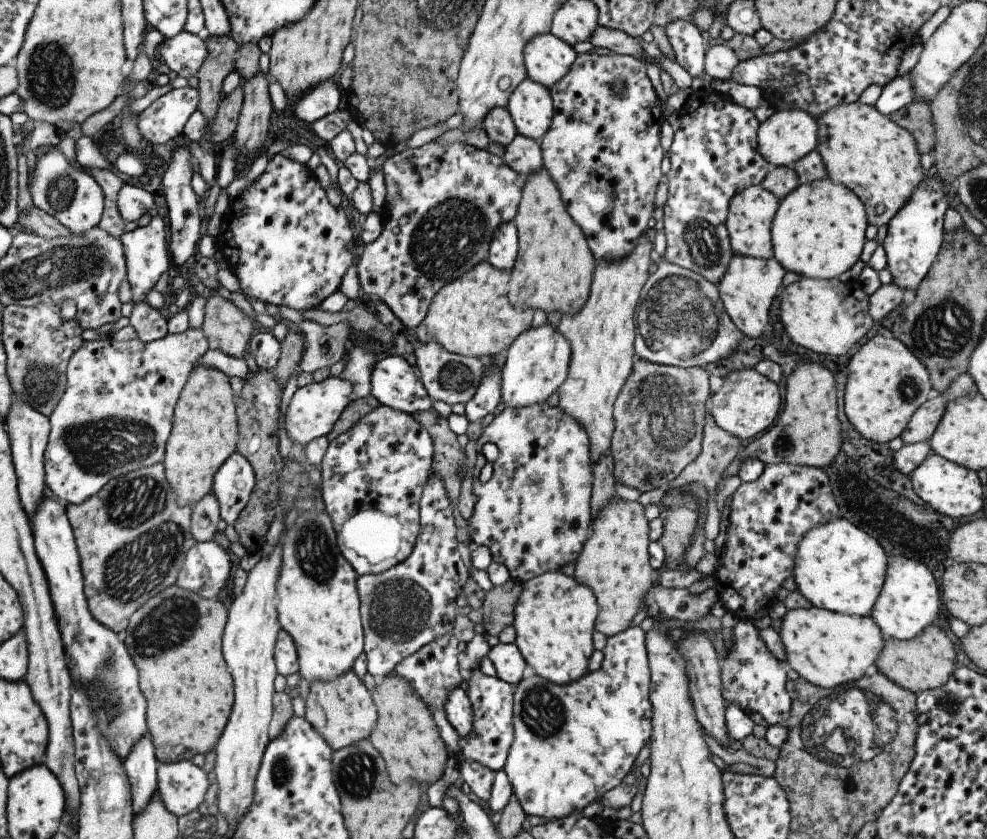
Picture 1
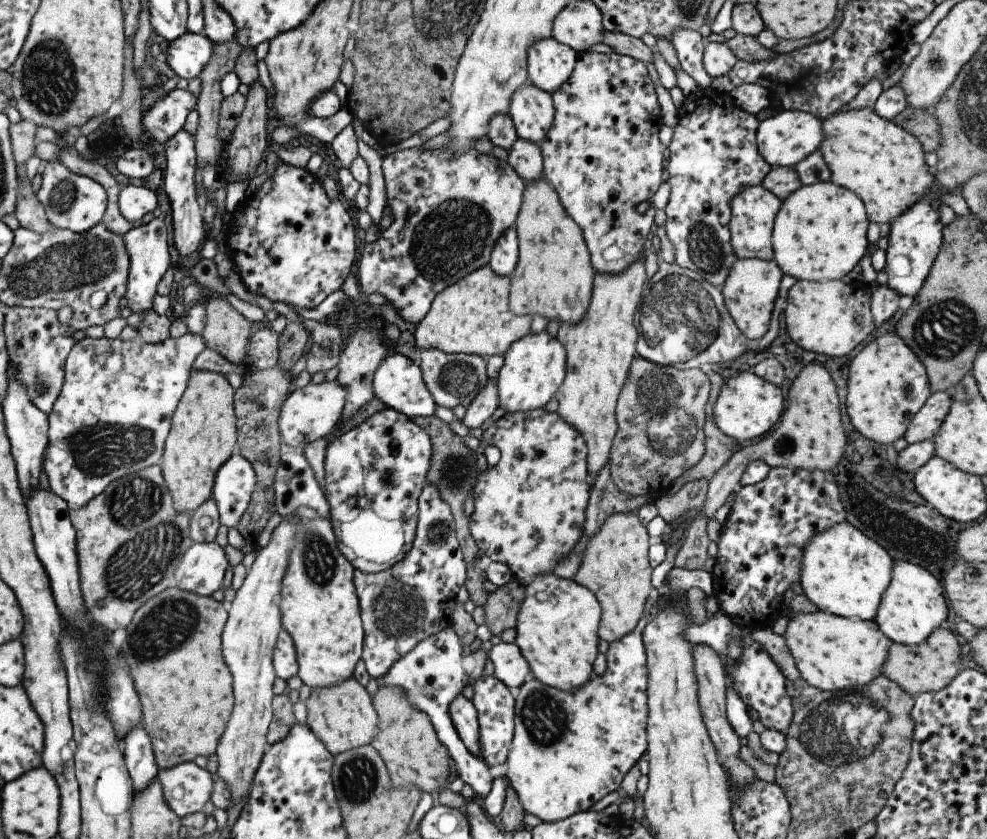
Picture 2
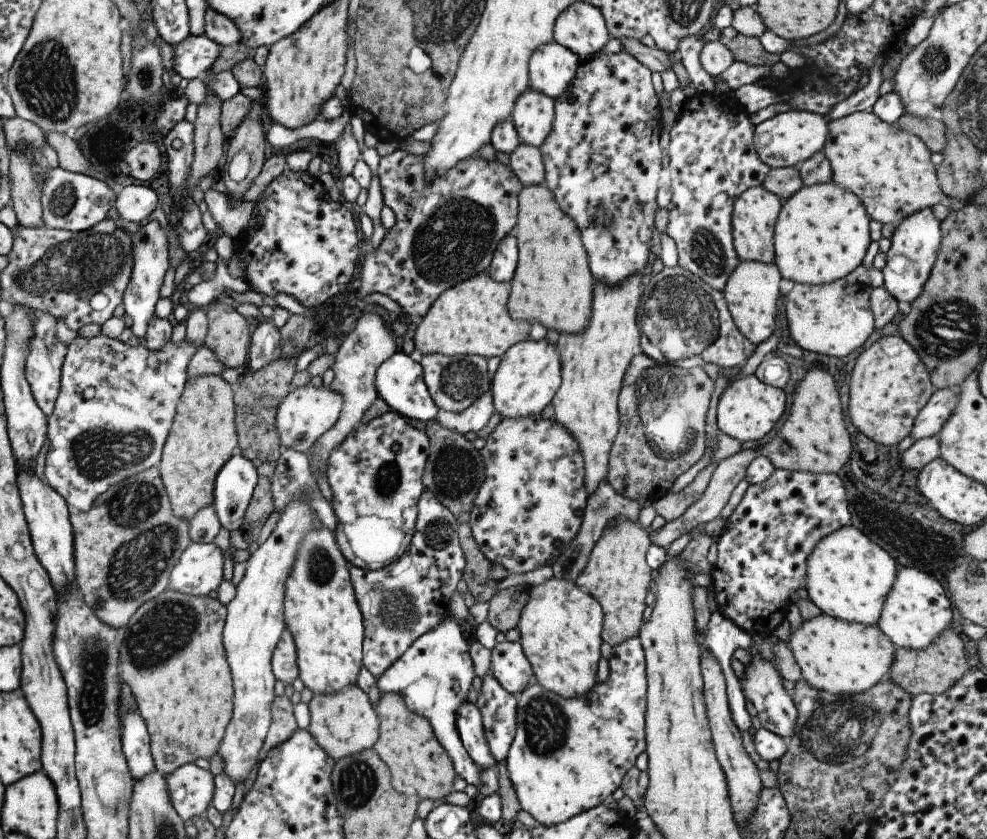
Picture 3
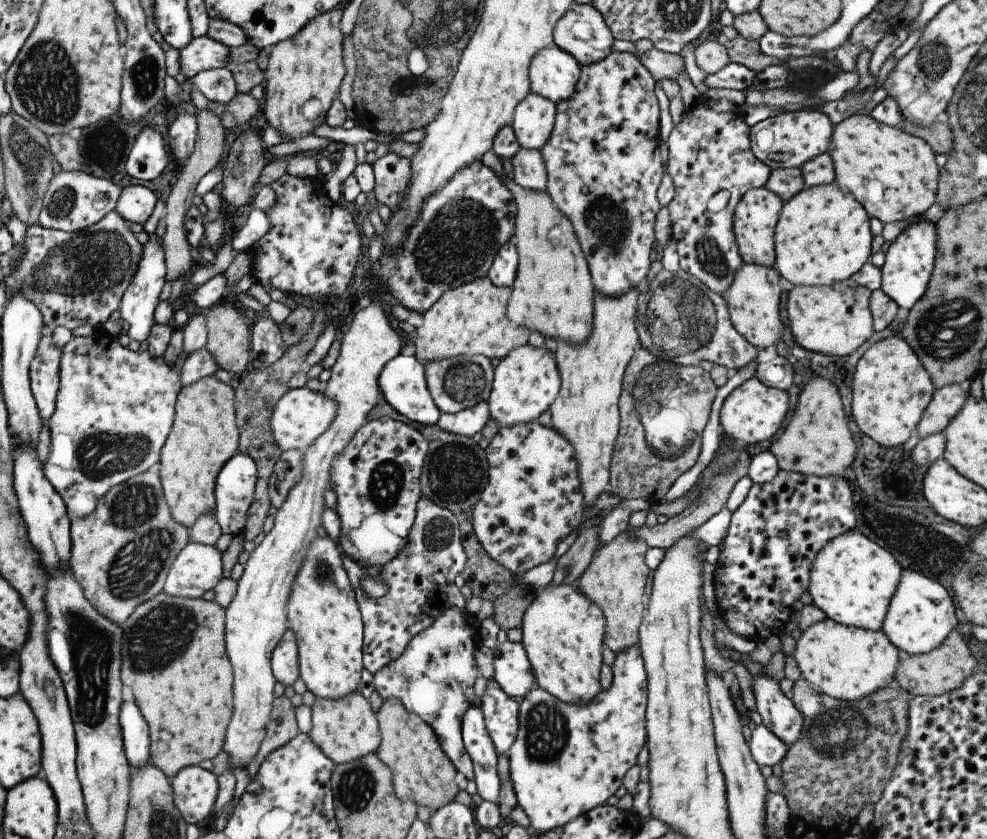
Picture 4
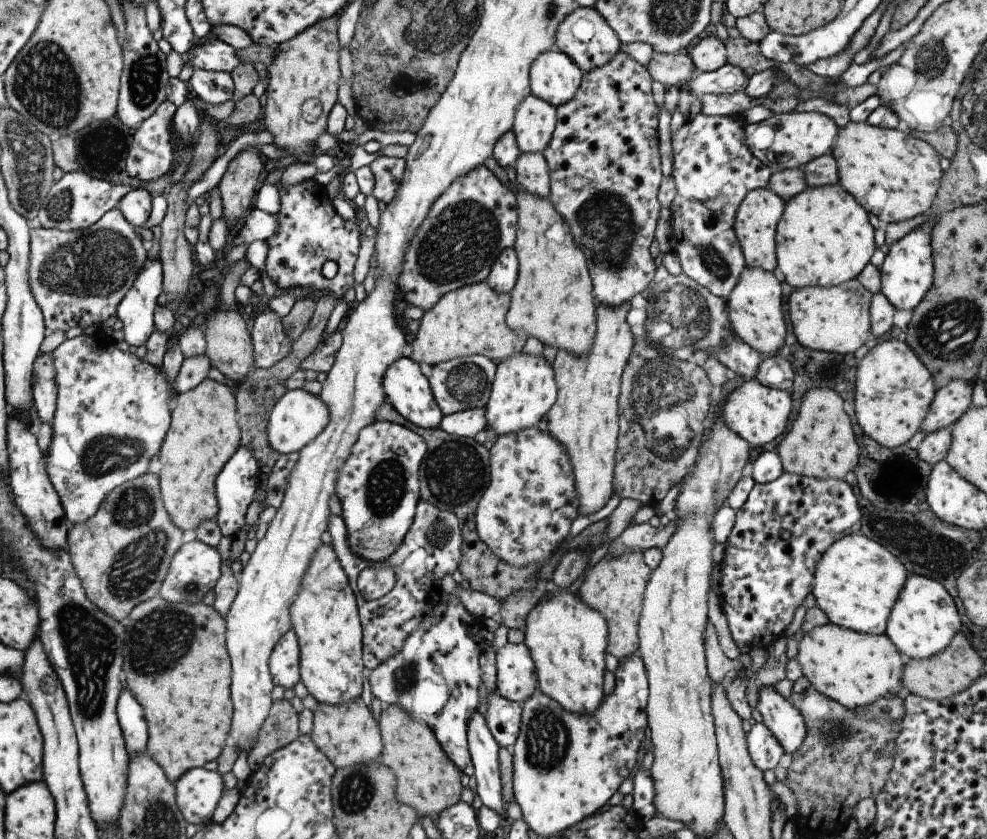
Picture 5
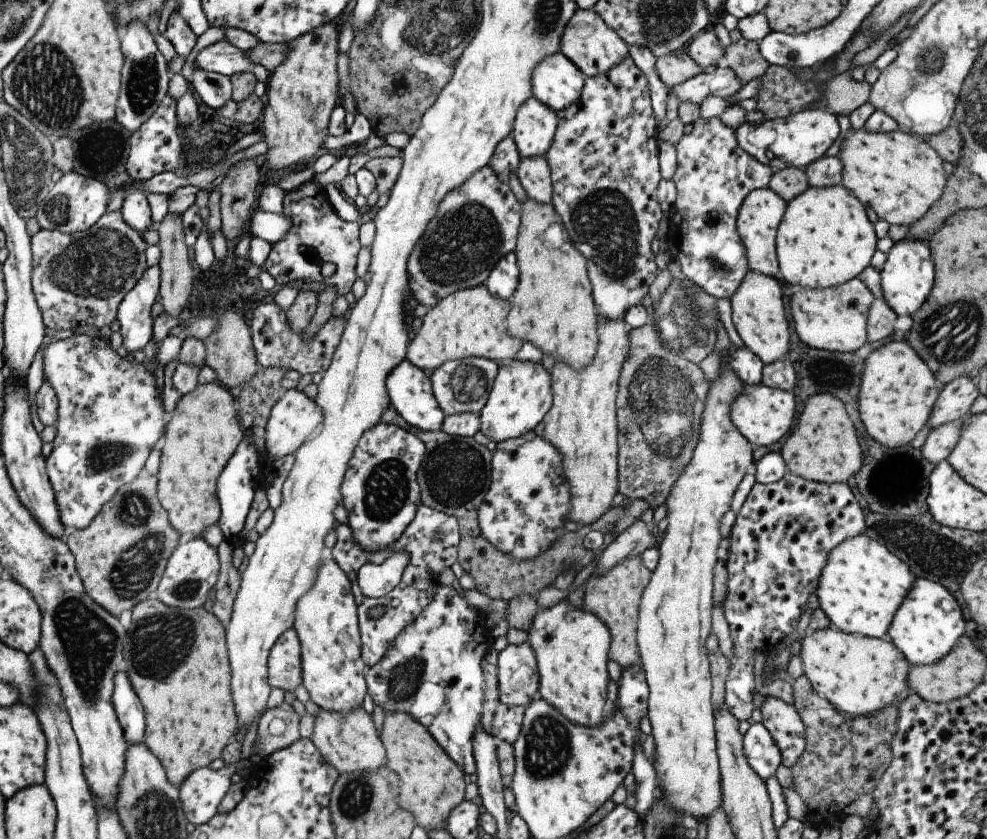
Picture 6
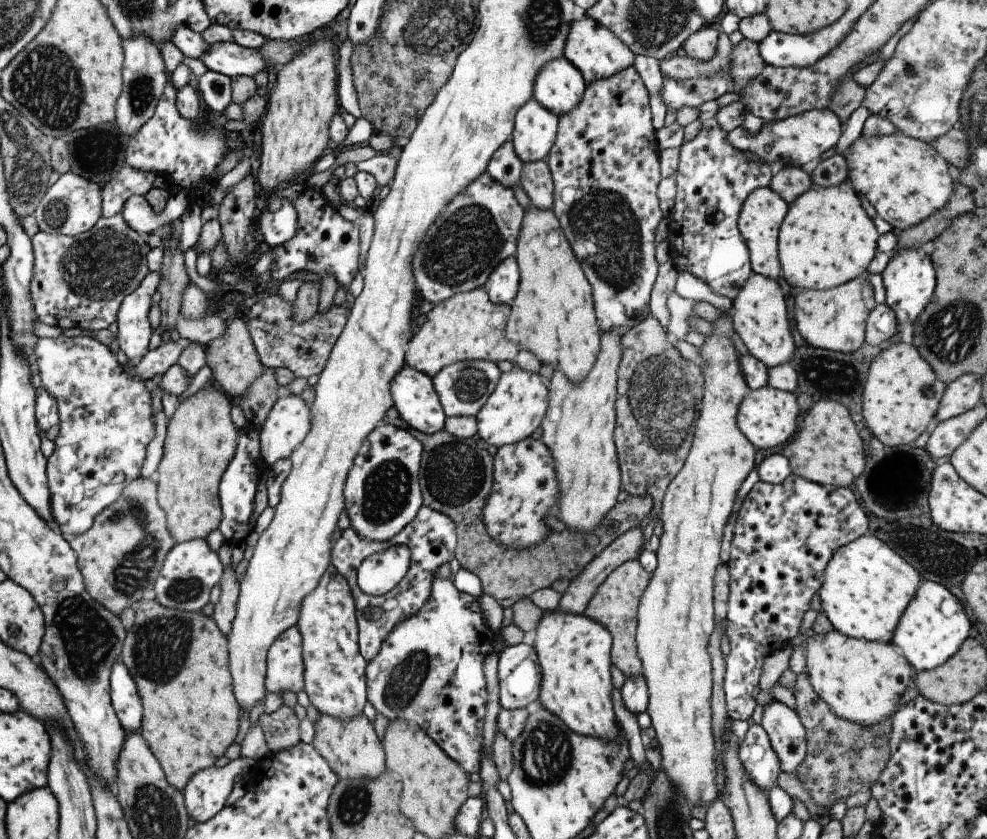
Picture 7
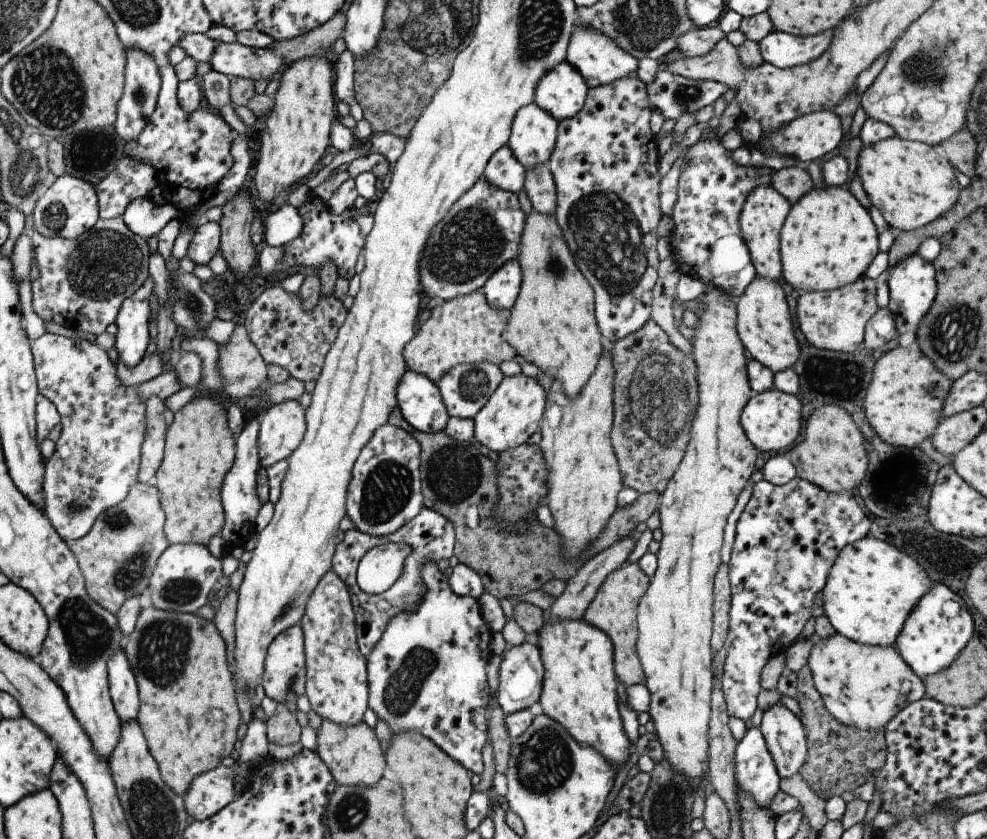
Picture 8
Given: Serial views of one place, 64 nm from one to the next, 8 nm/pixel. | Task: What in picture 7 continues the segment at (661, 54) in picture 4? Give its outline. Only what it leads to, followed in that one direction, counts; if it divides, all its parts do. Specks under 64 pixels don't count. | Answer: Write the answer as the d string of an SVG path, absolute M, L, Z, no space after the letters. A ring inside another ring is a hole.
M722 31L718 35L717 49L709 61L699 61L679 51L676 56L660 60L661 75L664 79L683 81L696 77L715 75L724 71L731 76L731 52L733 44Z

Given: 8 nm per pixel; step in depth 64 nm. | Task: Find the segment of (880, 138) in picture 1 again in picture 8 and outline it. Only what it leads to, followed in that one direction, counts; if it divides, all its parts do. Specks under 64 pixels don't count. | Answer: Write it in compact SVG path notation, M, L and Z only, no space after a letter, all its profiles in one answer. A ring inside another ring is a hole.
M894 135L871 145L862 145L856 174L871 204L880 210L888 226L911 231L936 220L957 203L961 186L956 181L954 169L937 146Z

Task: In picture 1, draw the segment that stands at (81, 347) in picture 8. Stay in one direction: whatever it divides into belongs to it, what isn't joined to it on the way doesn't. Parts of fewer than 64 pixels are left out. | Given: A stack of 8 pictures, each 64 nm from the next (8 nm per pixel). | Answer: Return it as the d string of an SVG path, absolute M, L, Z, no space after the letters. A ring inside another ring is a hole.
M190 327L186 332L182 332L182 334L168 333L167 336L148 343L141 342L139 339L118 342L118 340L115 340L115 338L111 336L108 336L106 340L95 340L94 342L85 341L84 344L70 356L70 361L68 362L66 370L66 390L64 390L62 398L58 400L56 408L54 408L54 411L49 417L51 430L46 452L44 452L44 471L45 484L54 495L58 496L59 500L66 505L76 504L76 506L78 506L78 504L82 504L84 500L90 499L90 496L98 495L98 492L100 492L110 480L122 477L140 468L162 463L165 456L166 442L172 431L175 406L198 360L200 360L209 349L208 340L206 340L206 336L204 336L204 332L202 332L201 328Z

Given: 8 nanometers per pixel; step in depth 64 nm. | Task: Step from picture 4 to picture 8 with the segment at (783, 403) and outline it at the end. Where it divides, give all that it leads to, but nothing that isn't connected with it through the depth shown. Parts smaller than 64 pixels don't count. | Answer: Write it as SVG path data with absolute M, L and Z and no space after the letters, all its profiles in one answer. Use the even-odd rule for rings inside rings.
M774 388L763 390L750 397L742 409L740 424L758 451L780 452L780 450L786 450L788 446L792 446L800 436L800 430L804 426L802 404L800 404L799 398L781 390Z

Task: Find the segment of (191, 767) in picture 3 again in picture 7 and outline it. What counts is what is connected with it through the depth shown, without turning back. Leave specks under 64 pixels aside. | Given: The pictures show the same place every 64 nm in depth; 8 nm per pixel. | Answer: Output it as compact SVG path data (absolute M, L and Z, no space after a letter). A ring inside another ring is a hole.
M241 756L223 767L208 767L193 774L182 790L189 818L203 823L218 814L226 806L235 781L248 773L256 762Z

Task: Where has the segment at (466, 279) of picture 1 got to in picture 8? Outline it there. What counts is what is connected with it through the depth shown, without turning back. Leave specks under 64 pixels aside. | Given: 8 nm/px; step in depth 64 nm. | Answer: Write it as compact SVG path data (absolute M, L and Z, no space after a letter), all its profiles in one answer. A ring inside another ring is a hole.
M482 290L471 292L464 296L457 296L449 301L444 301L441 306L431 310L431 316L420 326L416 336L404 347L404 360L407 368L427 376L436 382L442 378L452 367L461 364L492 363L499 365L504 360L518 358L515 348L503 338L511 309L495 309L489 305Z

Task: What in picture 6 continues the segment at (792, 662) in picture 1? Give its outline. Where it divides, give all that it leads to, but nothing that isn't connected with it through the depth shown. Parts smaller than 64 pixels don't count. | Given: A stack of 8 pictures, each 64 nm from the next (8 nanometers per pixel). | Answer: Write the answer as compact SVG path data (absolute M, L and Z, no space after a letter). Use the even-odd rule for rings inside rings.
M827 626L809 631L800 646L804 675L814 690L843 714L873 715L884 707L900 704L913 693L907 683L911 664L888 637L867 637Z

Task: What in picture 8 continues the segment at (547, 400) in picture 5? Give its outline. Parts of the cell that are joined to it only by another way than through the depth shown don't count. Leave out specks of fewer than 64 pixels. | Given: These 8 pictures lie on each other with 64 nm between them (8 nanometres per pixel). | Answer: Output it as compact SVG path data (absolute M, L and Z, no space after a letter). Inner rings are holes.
M522 372L514 376L504 376L484 408L473 418L478 445L484 450L499 453L528 442L528 438L541 428L546 401L547 393L538 383L538 379L528 377Z

